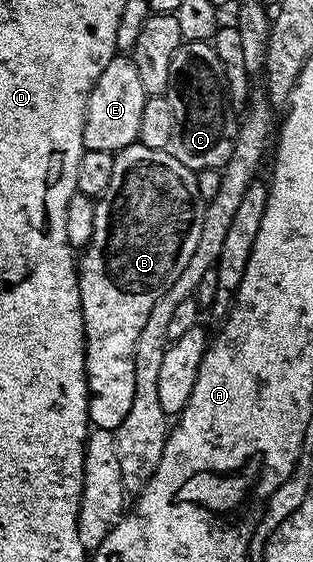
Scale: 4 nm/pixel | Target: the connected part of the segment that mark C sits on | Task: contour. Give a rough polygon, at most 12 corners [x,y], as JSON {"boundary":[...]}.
{"boundary":[[181,42],[166,94],[172,155],[223,169],[238,119],[211,42]]}

